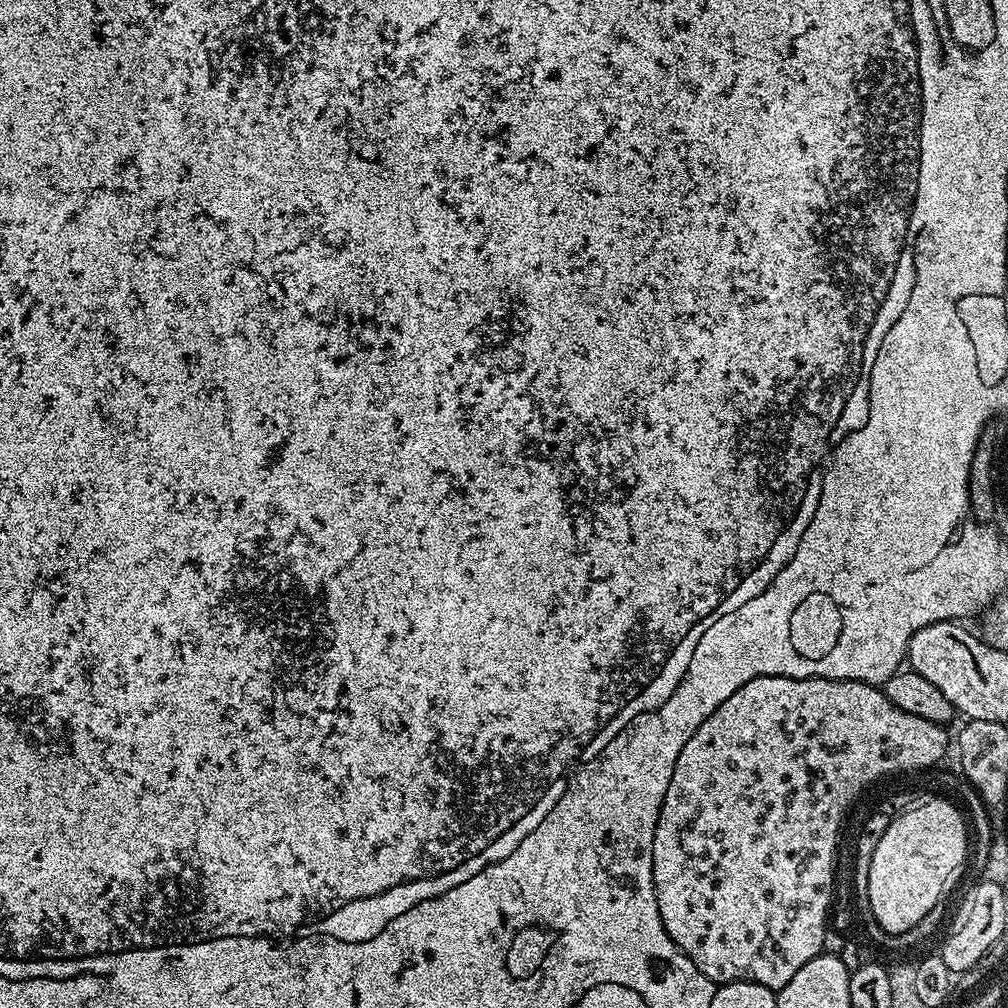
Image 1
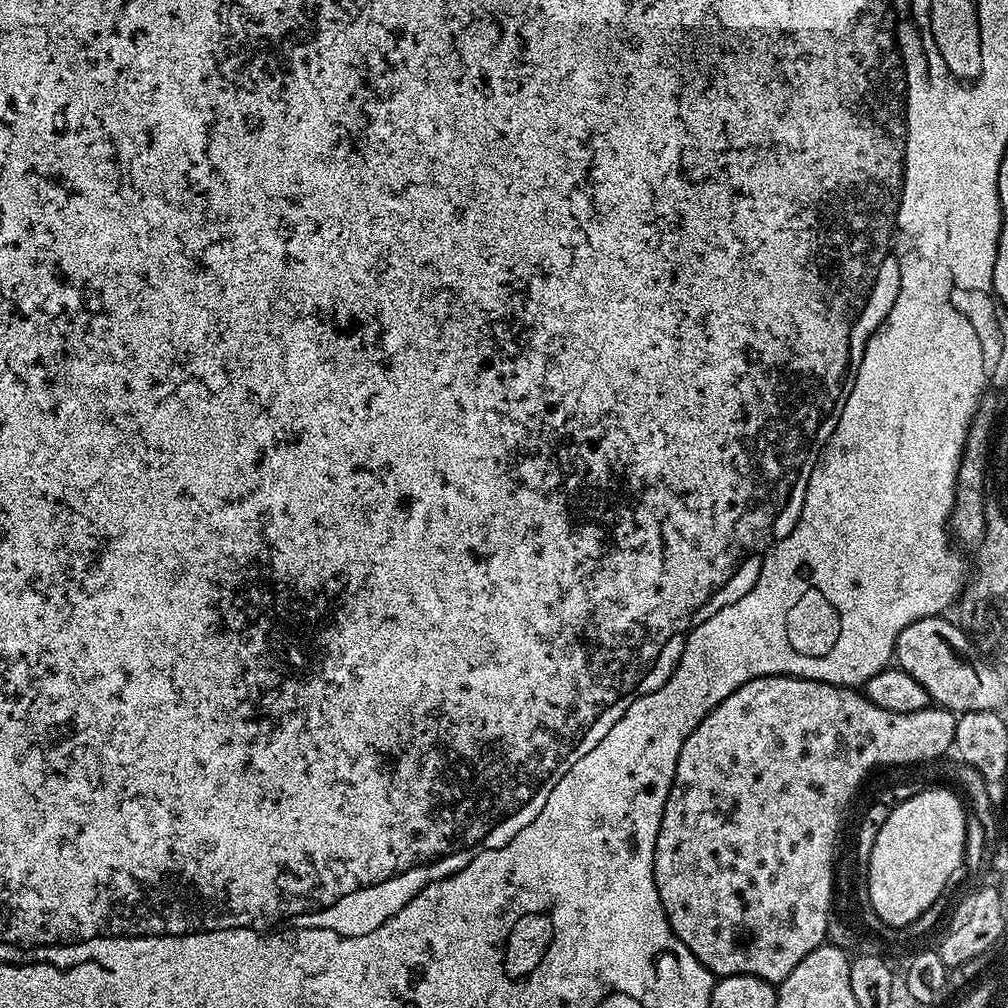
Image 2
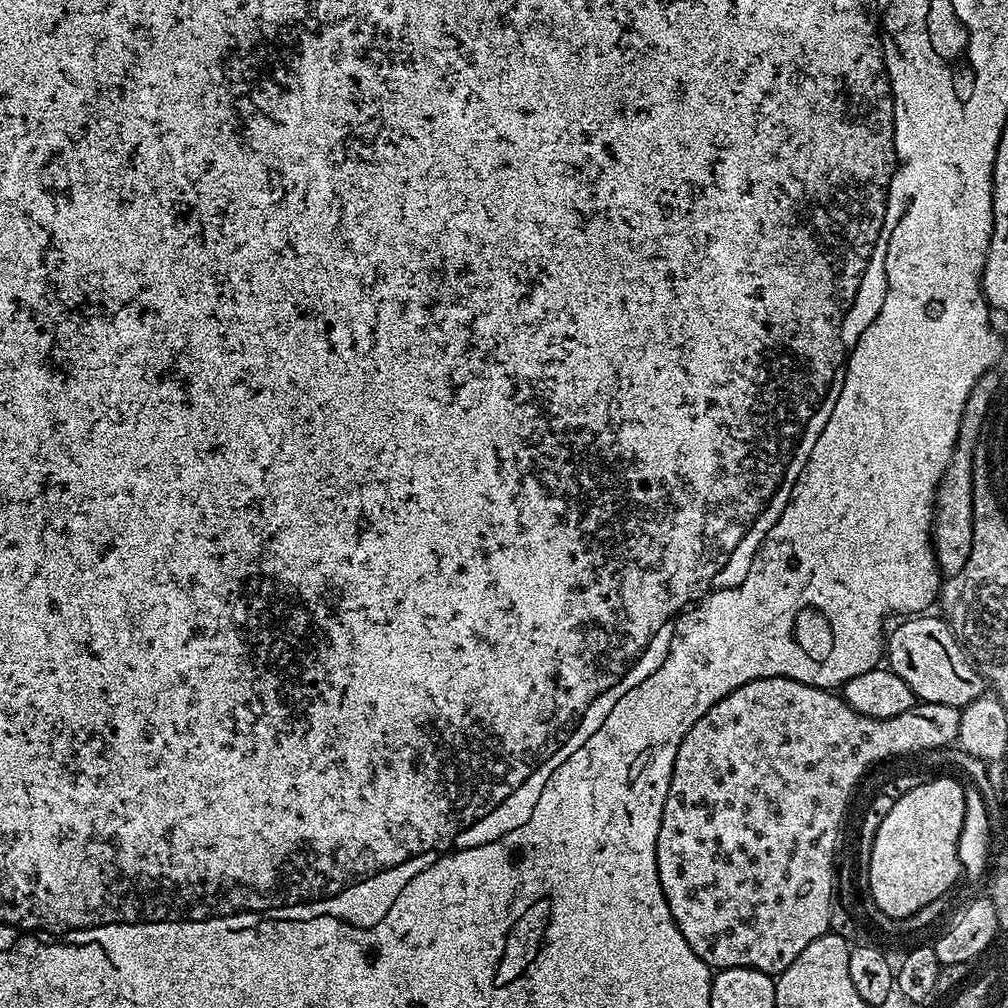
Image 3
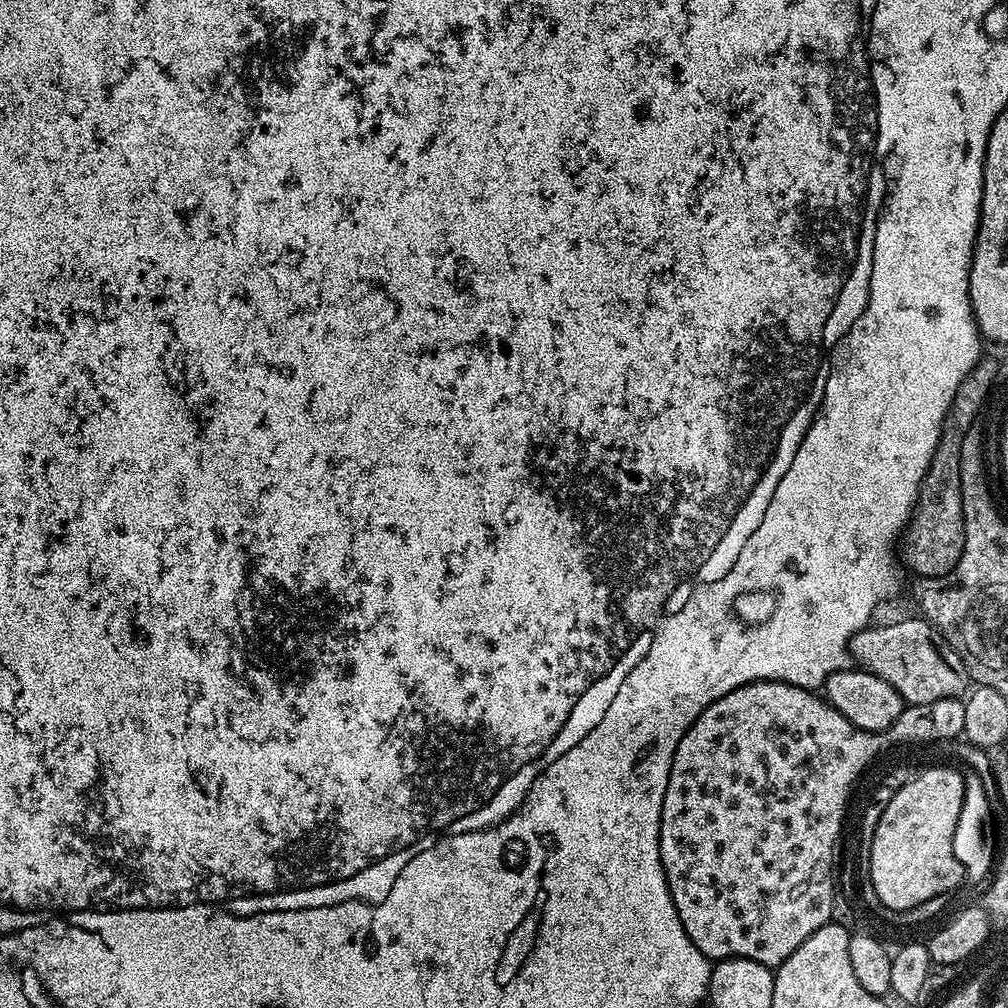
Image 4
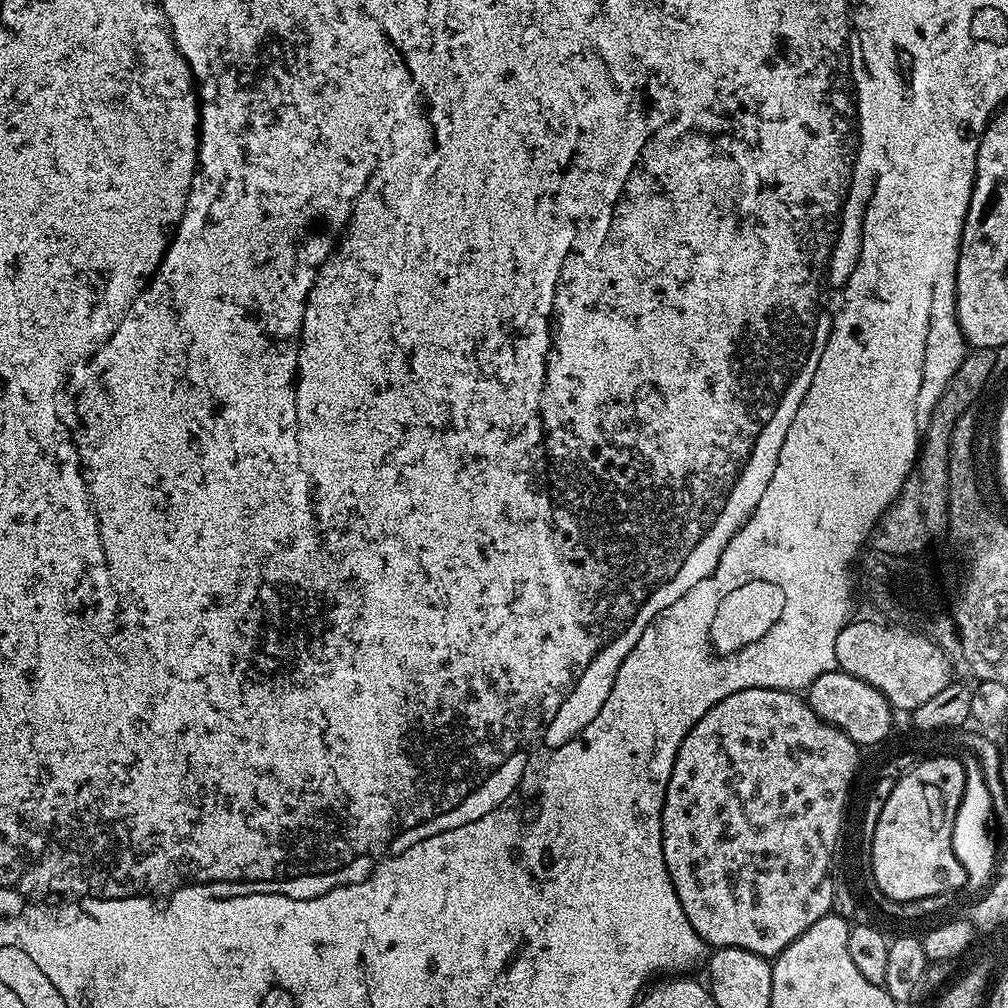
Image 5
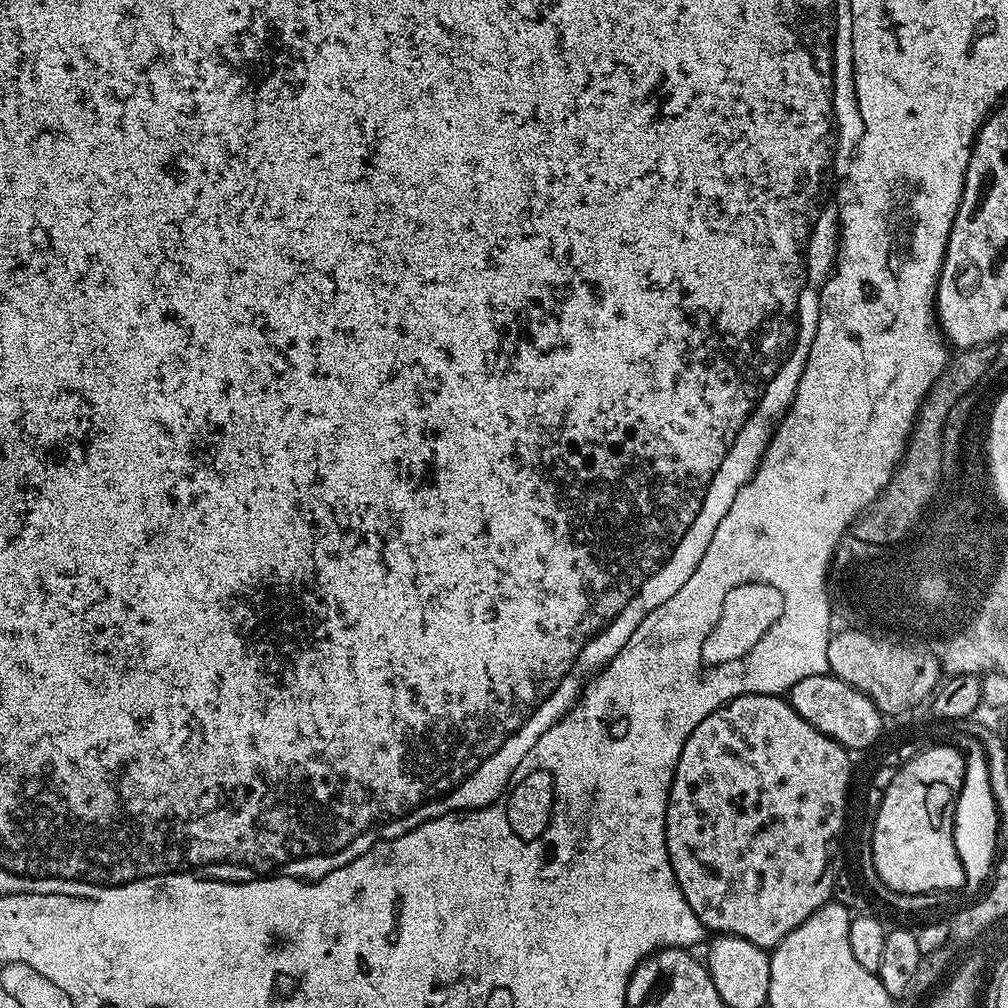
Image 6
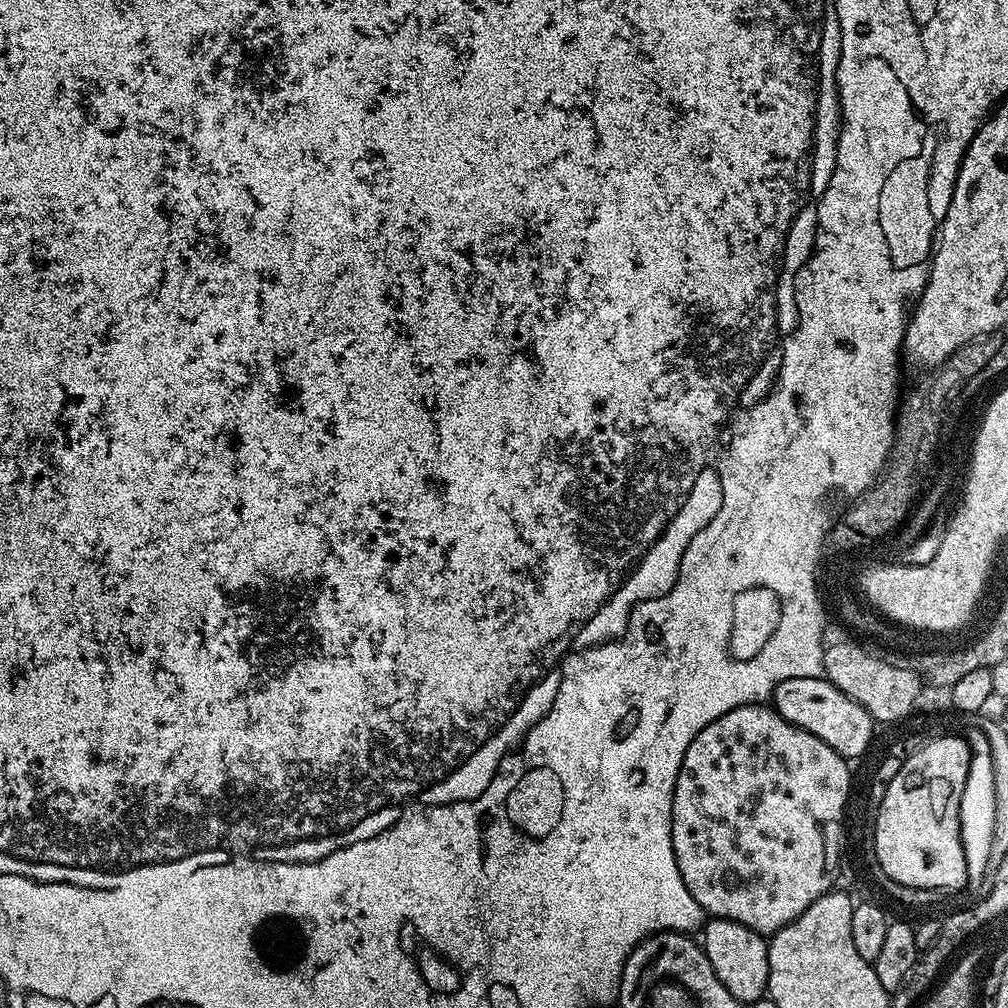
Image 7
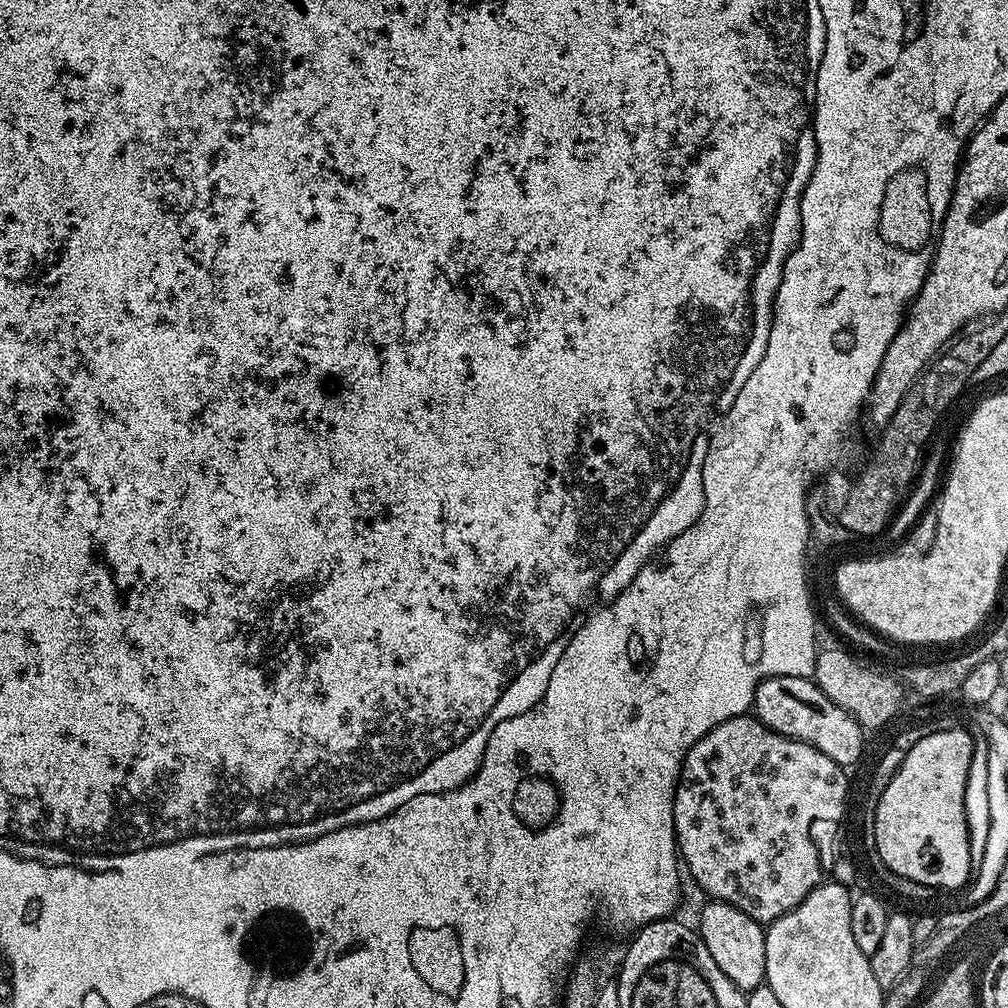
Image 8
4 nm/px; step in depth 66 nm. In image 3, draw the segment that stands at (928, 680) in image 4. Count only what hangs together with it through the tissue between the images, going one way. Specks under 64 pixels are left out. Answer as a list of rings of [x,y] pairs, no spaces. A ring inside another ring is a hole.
[[[916,614],[911,618],[904,618],[899,621],[900,625],[896,629],[891,629],[890,635],[886,640],[886,664],[891,668],[906,686],[915,694],[917,701],[925,704],[945,704],[955,708],[965,708],[970,702],[974,702],[979,696],[985,695],[986,681],[980,675],[980,669],[970,659],[960,641],[952,632],[951,626],[947,620],[939,615],[933,614]]]

